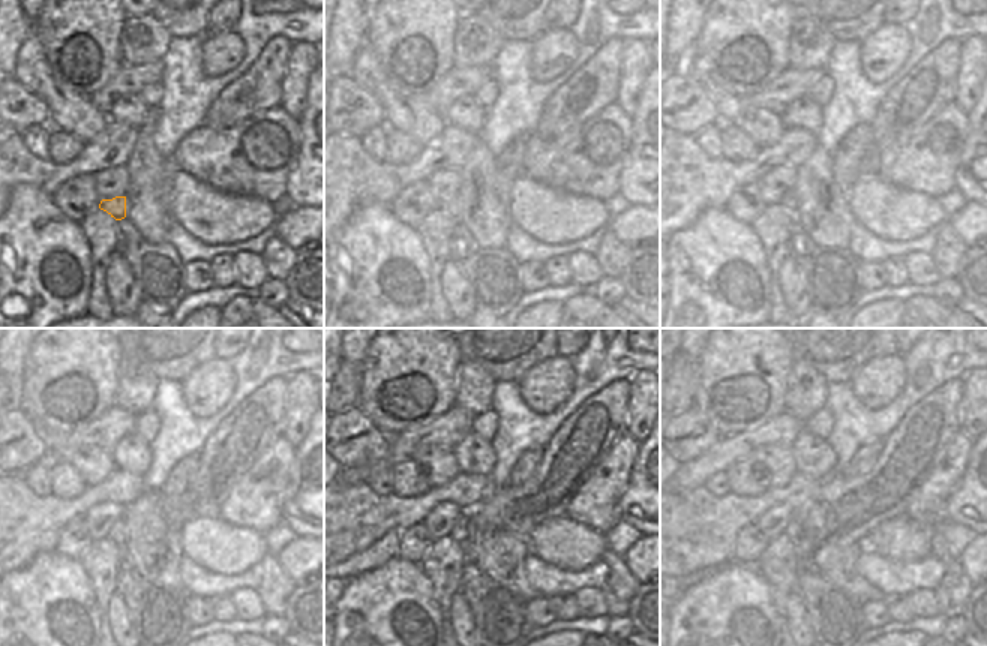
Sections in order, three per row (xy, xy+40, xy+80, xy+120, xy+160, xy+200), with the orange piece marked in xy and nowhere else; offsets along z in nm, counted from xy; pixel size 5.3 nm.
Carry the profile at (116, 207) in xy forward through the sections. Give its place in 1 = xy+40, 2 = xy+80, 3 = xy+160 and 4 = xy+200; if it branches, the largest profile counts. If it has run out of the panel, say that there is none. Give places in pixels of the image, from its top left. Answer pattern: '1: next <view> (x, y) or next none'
1: next xy+40 (453, 207)
2: next xy+80 (788, 203)
3: next xy+160 (458, 532)
4: next xy+200 (792, 529)

